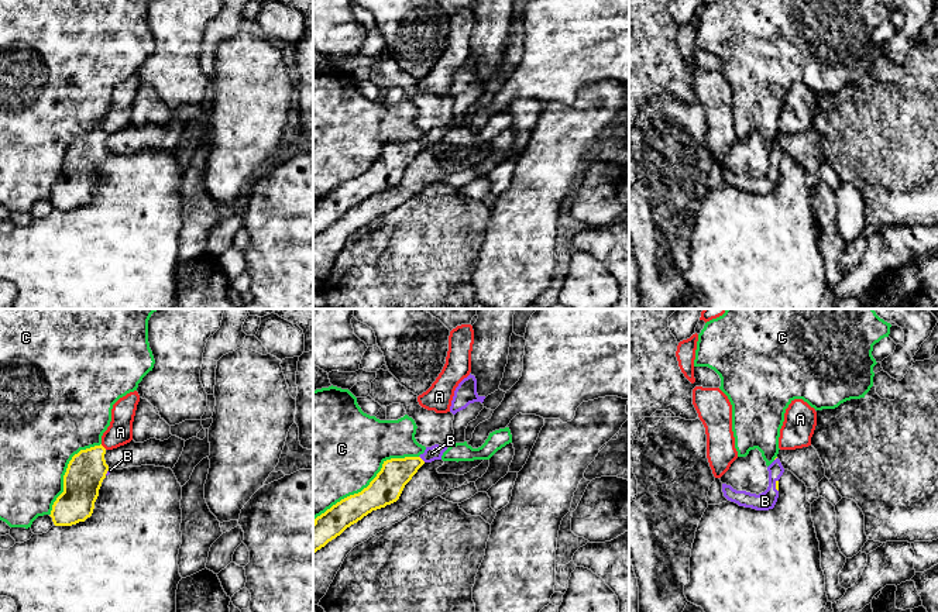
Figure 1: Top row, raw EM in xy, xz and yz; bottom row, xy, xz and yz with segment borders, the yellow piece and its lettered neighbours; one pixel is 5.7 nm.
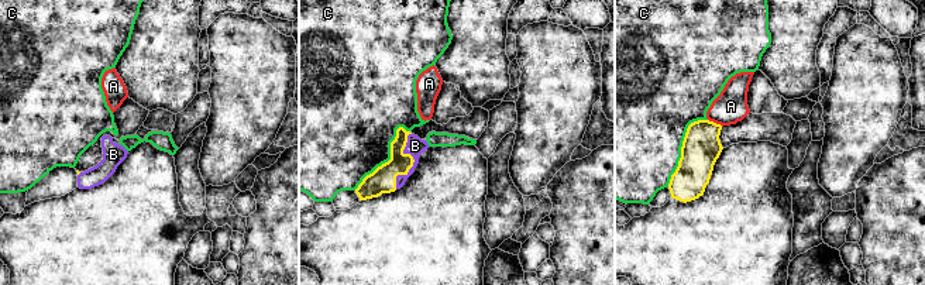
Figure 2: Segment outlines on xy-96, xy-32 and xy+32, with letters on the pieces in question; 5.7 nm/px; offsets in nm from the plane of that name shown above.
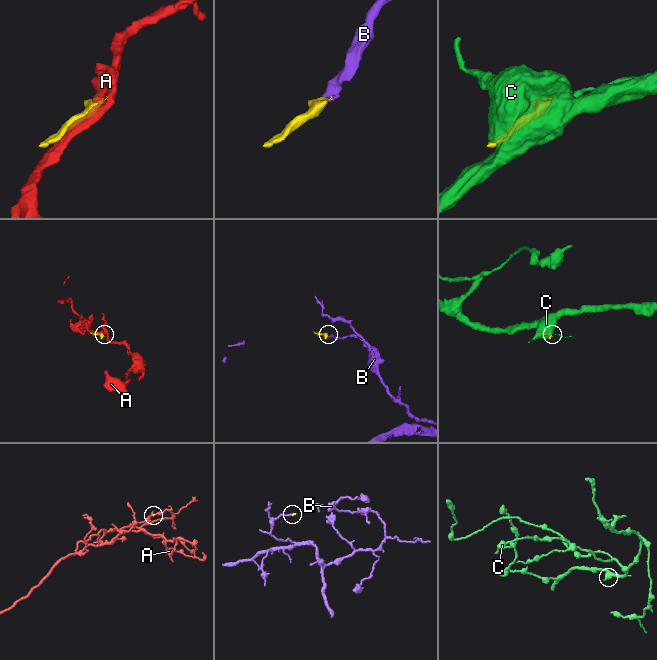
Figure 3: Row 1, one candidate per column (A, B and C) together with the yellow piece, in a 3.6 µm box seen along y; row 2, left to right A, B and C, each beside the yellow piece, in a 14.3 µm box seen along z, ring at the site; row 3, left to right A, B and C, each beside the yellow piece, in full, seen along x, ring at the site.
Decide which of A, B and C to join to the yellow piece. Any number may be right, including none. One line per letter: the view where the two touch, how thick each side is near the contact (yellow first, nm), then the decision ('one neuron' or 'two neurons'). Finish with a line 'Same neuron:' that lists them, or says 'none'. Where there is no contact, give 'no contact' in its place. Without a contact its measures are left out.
A: contact in xy; calibres 220 and 140 nm; two neurons
B: contact in xz; calibres 180 and 80 nm; one neuron
C: contact in xz; calibres 180 and 480 nm; two neurons
Same neuron: B

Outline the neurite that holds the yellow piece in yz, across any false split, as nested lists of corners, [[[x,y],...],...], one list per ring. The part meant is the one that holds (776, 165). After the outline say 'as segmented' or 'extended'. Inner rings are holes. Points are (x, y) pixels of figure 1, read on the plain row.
[[[776,142],[769,151],[769,171],[765,176],[756,179],[746,175],[736,175],[731,169],[722,168],[724,180],[738,188],[739,190],[752,192],[756,195],[773,193],[779,182],[779,164],[784,157],[784,152],[779,142]]]; extended

